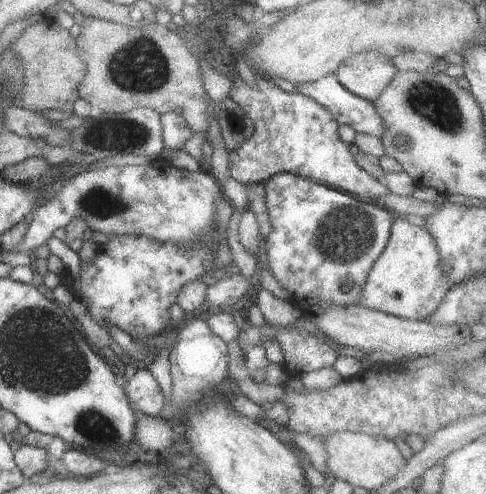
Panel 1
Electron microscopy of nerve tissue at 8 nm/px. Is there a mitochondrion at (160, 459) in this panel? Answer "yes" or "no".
no

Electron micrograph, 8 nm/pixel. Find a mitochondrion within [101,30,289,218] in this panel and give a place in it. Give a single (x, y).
(143, 67)

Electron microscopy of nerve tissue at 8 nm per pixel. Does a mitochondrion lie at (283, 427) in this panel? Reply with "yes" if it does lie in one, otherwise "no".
no

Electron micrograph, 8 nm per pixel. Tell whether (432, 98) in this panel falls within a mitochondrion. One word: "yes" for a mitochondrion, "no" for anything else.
yes

